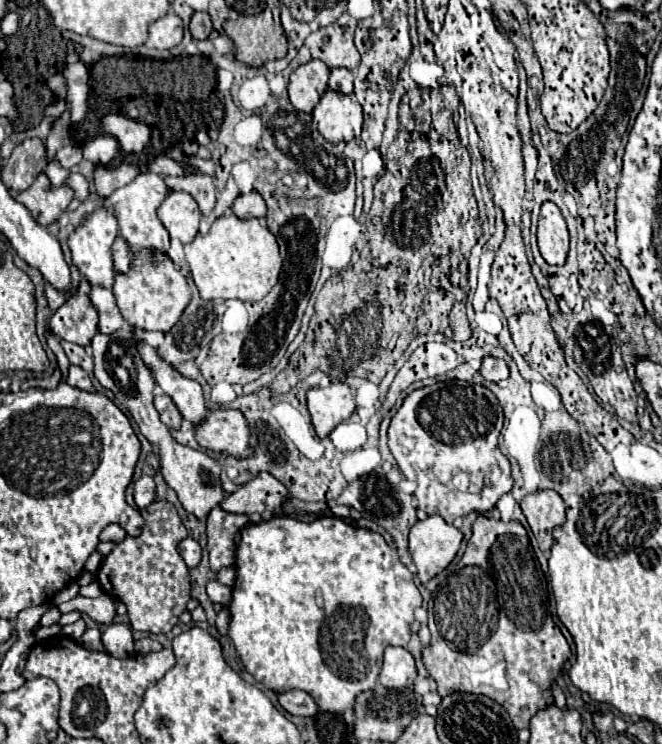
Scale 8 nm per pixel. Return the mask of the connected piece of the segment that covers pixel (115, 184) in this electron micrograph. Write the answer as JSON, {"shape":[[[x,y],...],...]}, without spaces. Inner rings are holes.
{"shape":[[[119,165],[117,169],[105,169],[105,167],[95,167],[95,187],[99,197],[109,197],[115,189],[131,183],[139,169],[135,165]]]}

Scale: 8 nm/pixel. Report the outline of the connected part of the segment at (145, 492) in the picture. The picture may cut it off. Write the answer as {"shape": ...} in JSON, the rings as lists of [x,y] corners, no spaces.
{"shape":[[[143,475],[135,481],[135,503],[139,509],[145,509],[155,501],[155,481],[149,475]]]}

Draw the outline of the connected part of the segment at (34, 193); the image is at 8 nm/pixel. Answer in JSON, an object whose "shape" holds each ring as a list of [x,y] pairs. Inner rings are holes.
{"shape":[[[41,173],[33,185],[21,193],[17,193],[17,201],[23,203],[29,213],[35,217],[39,225],[49,225],[59,219],[59,215],[67,209],[73,199],[73,189],[67,185],[53,187],[45,173]]]}

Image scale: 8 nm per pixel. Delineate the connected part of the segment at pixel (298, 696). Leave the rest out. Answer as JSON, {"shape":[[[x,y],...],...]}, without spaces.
{"shape":[[[285,691],[279,695],[279,703],[291,715],[313,717],[319,711],[317,703],[313,701],[313,697],[307,691]]]}

